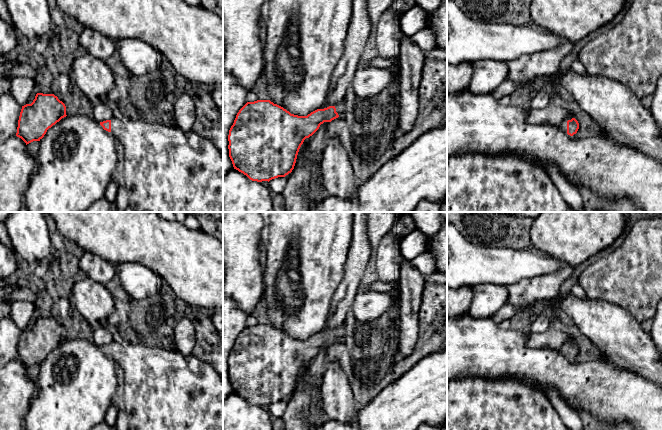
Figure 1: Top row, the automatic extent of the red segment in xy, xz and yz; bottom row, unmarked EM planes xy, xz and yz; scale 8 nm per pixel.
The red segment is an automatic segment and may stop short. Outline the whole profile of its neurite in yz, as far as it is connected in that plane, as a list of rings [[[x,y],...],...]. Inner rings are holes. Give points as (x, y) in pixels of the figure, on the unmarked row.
[[[569,342],[560,347],[559,352],[568,359],[573,360],[579,353],[579,347],[575,342]]]

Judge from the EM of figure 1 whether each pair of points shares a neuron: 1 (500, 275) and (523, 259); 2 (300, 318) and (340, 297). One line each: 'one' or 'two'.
1: one
2: two

